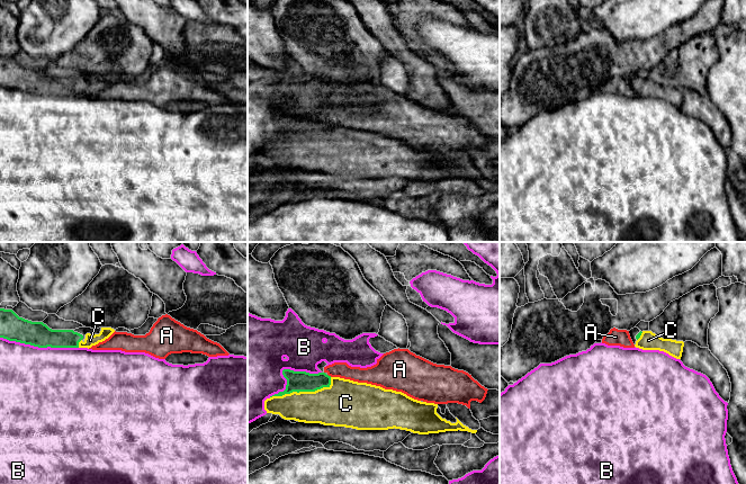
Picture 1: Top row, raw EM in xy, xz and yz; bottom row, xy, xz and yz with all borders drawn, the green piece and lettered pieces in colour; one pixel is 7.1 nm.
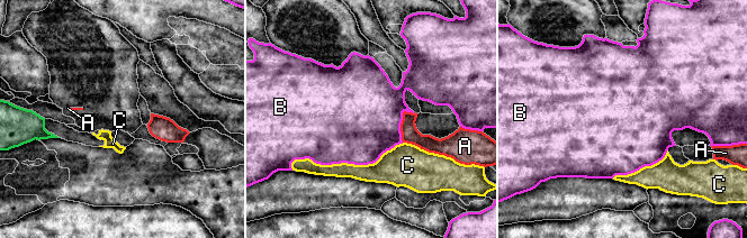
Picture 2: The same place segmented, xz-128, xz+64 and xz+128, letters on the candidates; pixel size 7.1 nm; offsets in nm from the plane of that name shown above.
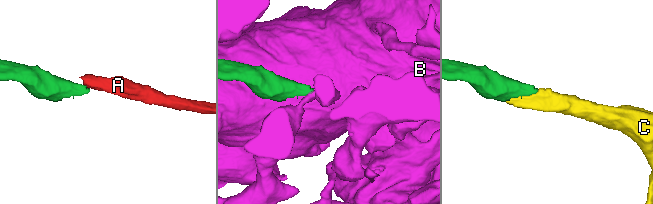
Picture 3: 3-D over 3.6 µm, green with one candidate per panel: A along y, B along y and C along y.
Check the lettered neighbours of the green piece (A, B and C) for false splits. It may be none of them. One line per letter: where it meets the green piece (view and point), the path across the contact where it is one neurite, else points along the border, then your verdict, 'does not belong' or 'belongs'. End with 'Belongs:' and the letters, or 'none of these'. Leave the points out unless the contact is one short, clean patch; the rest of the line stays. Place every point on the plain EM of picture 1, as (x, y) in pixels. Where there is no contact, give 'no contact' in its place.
A: contact xz (330, 124); border xz (327, 122), (331, 124); does not belong
B: contact xy (39, 95); does not belong
C: contact xz (303, 139); belongs
Belongs: C

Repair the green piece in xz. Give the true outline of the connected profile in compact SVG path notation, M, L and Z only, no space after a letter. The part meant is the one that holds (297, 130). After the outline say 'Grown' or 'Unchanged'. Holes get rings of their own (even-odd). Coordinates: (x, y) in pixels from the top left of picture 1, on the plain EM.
M284 117L282 123L287 127L286 137L267 146L264 158L267 161L279 162L285 168L357 178L388 178L395 176L419 182L458 178L477 180L477 178L464 173L458 167L456 171L442 167L437 161L438 152L414 147L402 140L331 125L325 120L309 122Z. Grown

